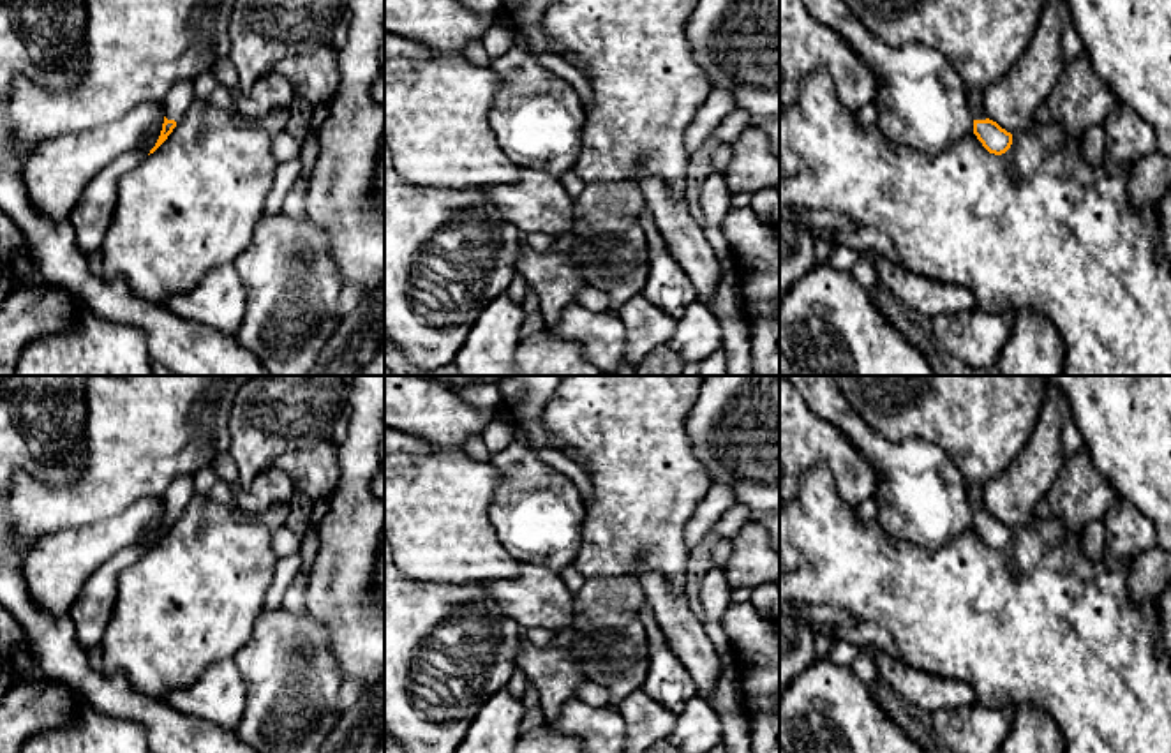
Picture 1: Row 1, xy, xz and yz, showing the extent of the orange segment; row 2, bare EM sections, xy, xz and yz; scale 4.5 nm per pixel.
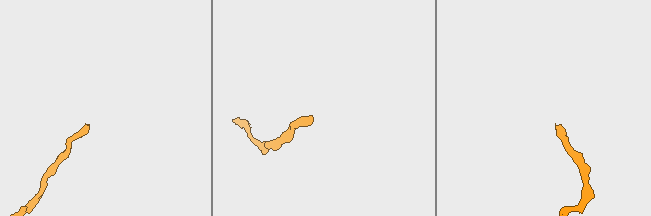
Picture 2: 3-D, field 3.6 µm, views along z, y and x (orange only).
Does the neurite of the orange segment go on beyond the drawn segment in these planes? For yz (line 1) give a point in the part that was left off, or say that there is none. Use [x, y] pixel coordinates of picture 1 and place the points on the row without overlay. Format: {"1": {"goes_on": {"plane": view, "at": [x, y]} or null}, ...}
{"1": {"goes_on": {"plane": "yz", "at": [976, 494]}}}

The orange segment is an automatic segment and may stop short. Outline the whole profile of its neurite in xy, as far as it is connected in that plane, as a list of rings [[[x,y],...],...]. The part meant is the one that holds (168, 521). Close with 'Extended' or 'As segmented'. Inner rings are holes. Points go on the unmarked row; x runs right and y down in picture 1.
[[[180,476],[169,485],[166,494],[162,496],[162,508],[164,508],[162,526],[150,548],[153,548],[168,534],[168,531],[173,527],[176,518],[183,513],[183,510],[187,508],[192,497],[194,497],[192,476]]]. Extended

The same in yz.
[[[968,487],[968,496],[973,510],[973,529],[977,531],[977,534],[989,548],[1005,548],[1012,540],[1012,529],[988,513],[984,506],[982,488]]]. Extended

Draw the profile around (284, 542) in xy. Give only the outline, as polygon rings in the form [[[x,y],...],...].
[[[287,526],[275,531],[272,548],[279,557],[291,555],[298,550],[300,538]]]

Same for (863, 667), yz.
[[[861,651],[859,656],[854,660],[850,670],[861,682],[868,686],[880,677],[873,658],[864,651]]]

